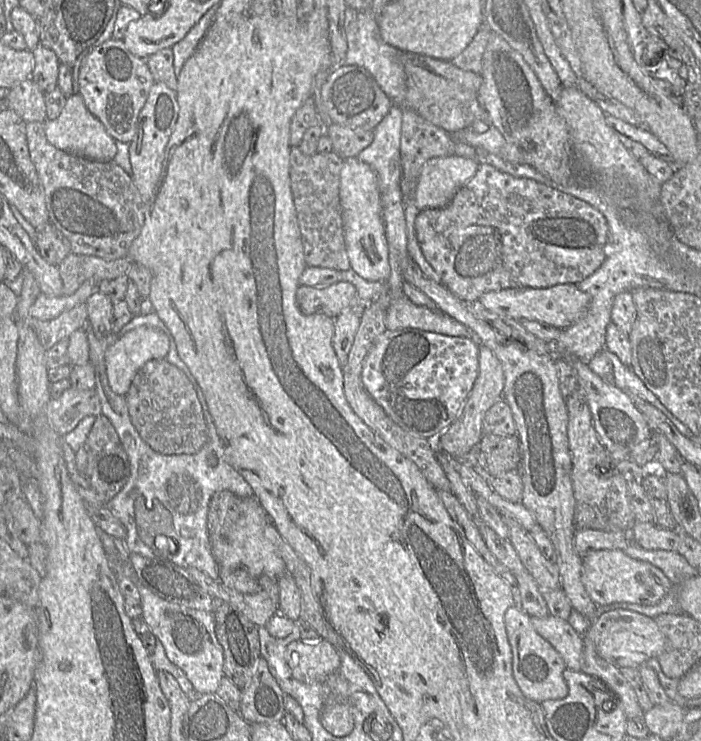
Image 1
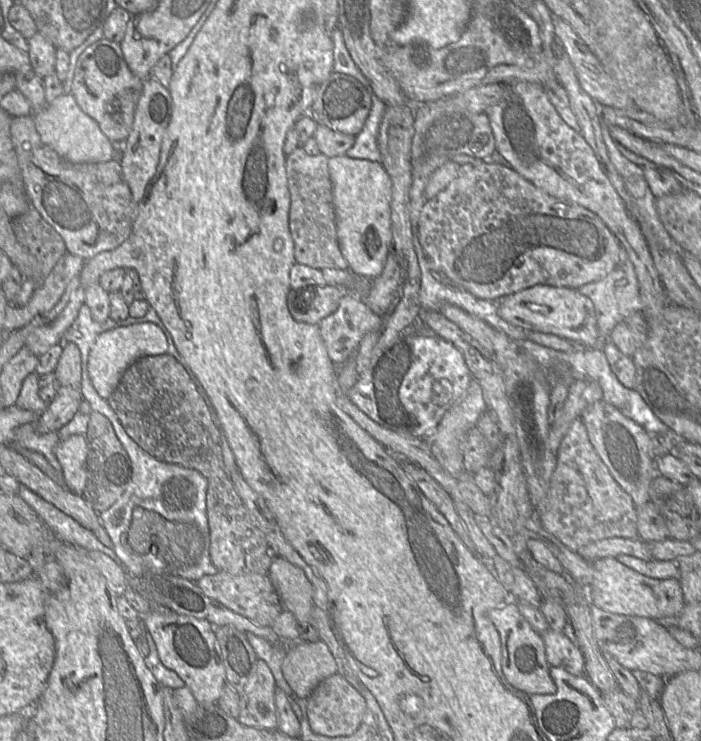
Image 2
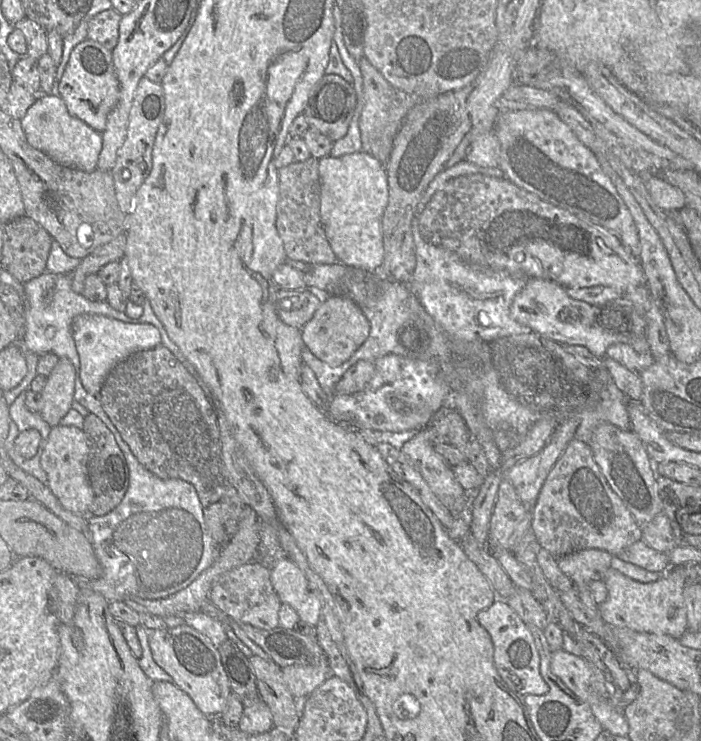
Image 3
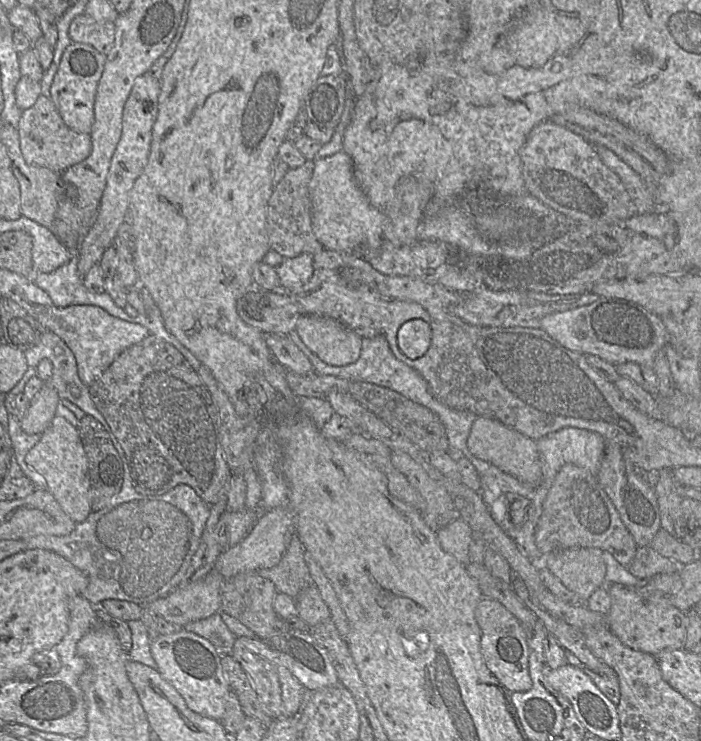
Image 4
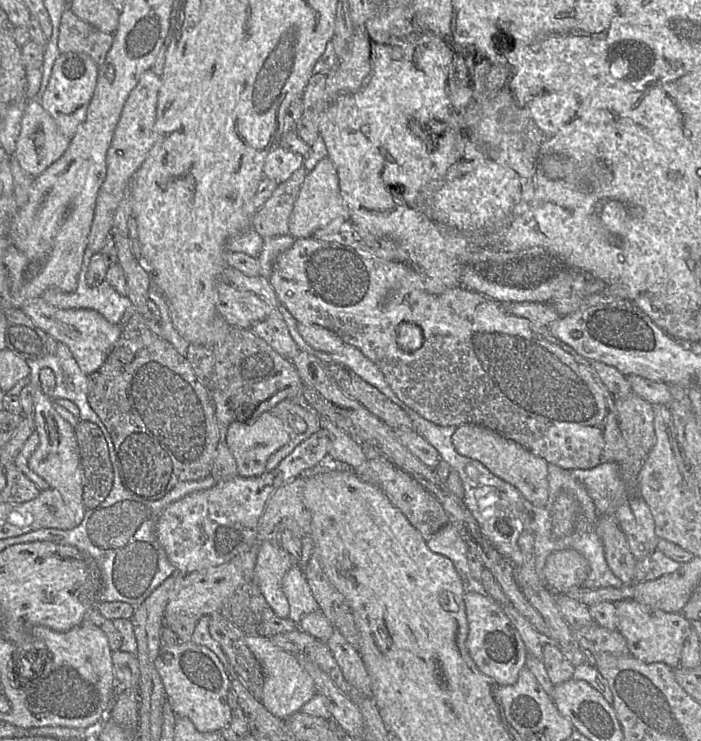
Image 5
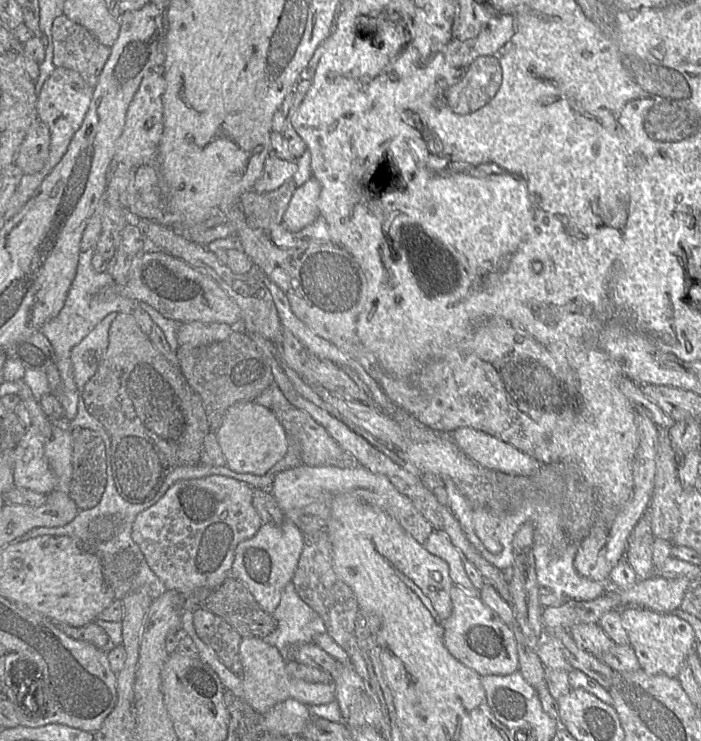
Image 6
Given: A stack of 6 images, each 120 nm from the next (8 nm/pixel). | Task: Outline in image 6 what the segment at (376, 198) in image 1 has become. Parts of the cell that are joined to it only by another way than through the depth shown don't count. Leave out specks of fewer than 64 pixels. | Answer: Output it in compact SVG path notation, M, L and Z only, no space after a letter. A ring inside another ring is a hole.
M314 177L295 190L282 220L287 230L300 231L320 217L318 208L320 192L321 185Z

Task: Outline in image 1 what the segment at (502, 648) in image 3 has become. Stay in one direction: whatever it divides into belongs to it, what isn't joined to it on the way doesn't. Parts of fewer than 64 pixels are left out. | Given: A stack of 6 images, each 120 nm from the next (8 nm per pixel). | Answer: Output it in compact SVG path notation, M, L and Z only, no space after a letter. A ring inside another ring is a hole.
M513 605L505 612L504 622L513 652L513 676L521 692L538 703L565 698L569 692L563 678L565 662L555 648L536 632L530 616L520 607Z

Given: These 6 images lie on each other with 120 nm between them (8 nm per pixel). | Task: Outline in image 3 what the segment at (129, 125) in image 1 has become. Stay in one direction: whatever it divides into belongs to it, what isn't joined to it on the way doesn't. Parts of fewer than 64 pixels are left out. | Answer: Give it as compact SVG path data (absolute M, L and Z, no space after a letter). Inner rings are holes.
M89 39L77 44L70 54L58 90L59 97L64 101L71 116L80 119L96 132L102 133L120 95L120 84L113 66L112 50Z

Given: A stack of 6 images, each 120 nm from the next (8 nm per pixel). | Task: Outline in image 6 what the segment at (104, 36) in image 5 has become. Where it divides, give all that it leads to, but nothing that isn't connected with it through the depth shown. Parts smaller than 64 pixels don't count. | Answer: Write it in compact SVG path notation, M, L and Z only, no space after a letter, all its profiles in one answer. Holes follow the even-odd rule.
M64 14L53 21L52 41L54 67L77 71L94 87L111 48L101 44L85 27Z

